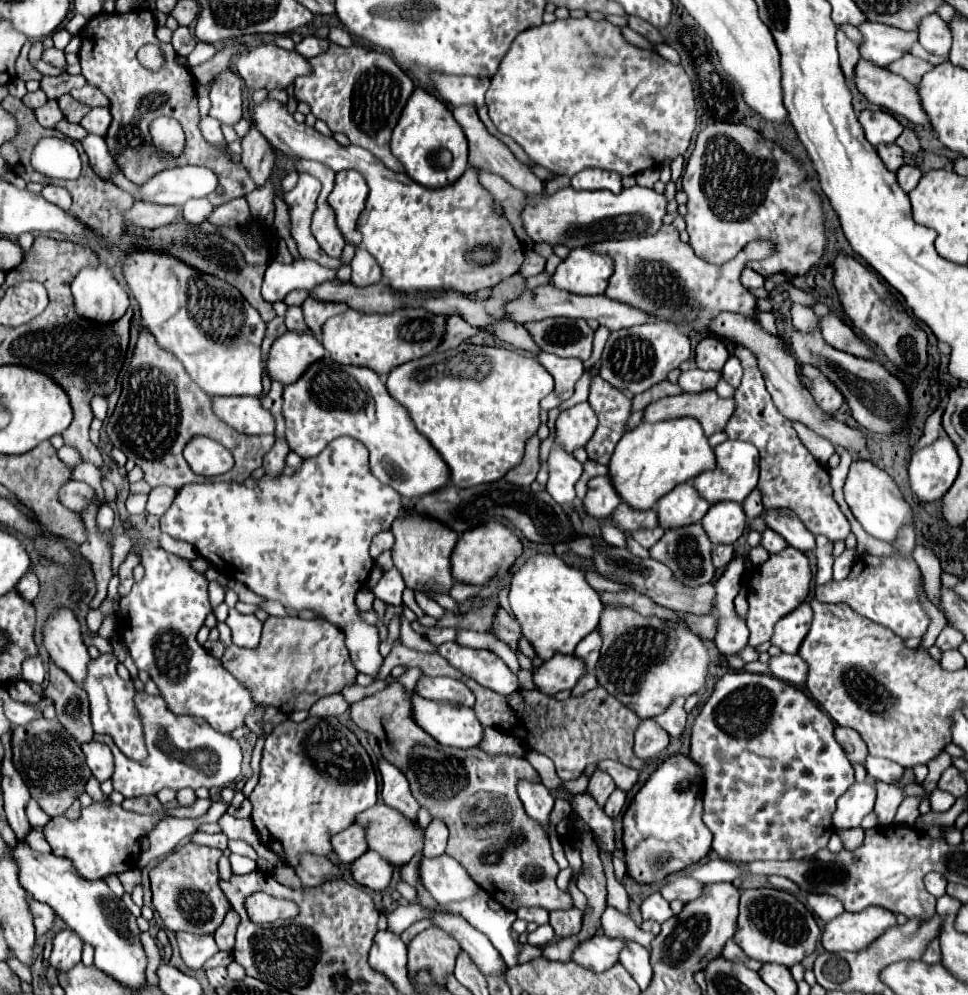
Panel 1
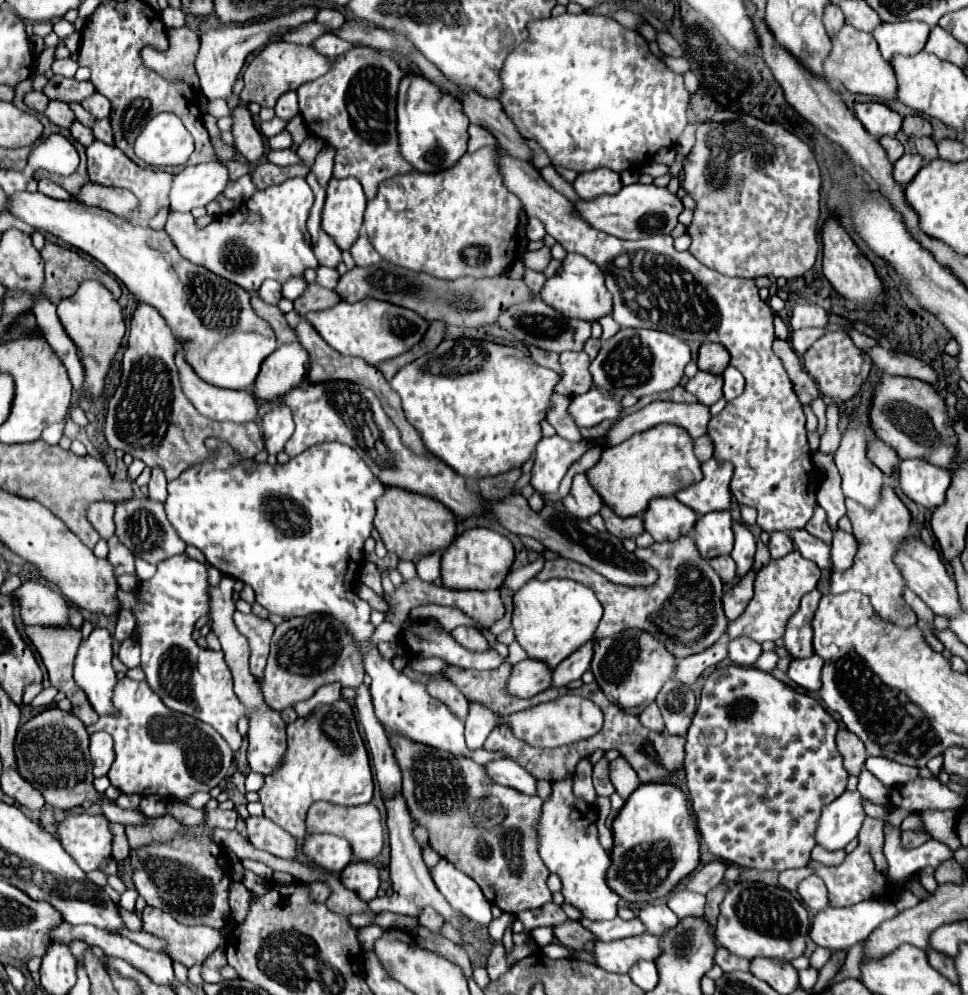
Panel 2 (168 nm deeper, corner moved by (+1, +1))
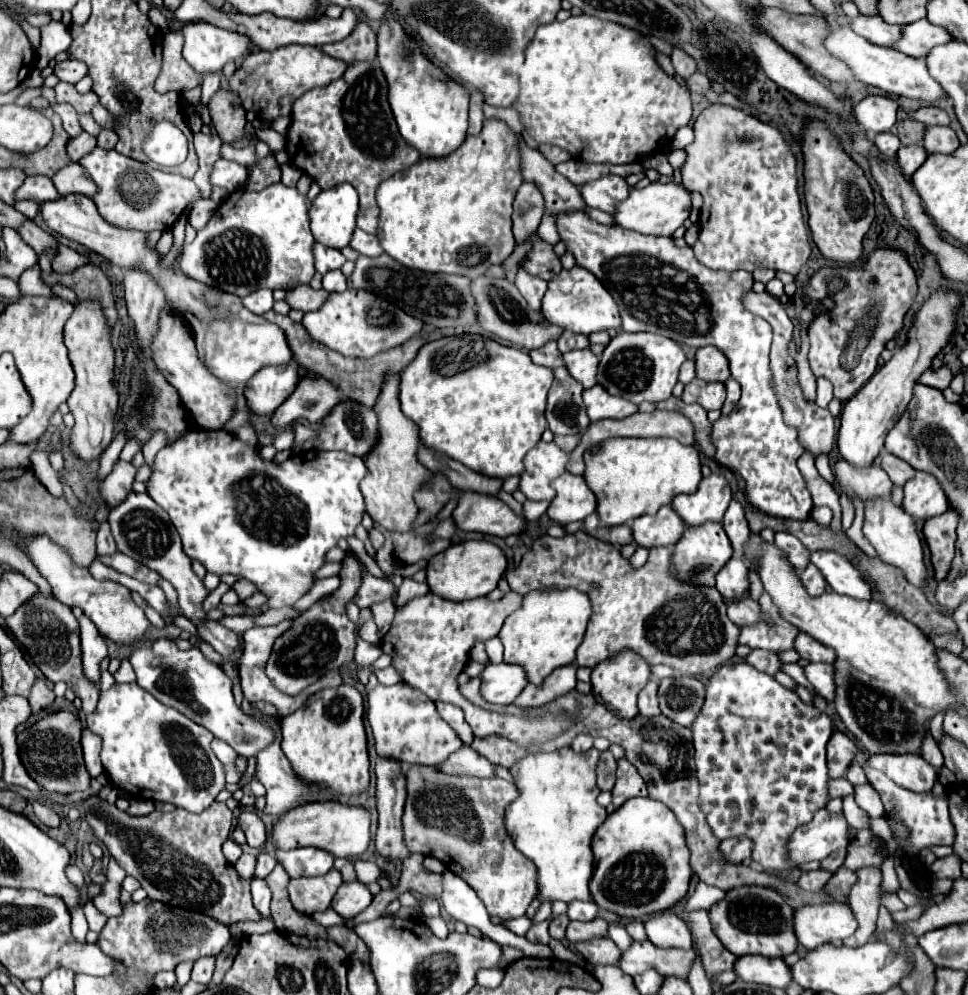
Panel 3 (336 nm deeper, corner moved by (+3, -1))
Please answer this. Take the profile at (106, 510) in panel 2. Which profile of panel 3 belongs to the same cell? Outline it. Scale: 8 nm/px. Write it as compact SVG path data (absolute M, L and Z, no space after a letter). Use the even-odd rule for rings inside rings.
M102 520L98 528L98 554L114 554L114 552L116 552L116 544L110 532L110 524Z

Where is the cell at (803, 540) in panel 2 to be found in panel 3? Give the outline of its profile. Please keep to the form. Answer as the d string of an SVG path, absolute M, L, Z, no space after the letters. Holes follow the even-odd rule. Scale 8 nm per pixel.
M816 550L810 552L810 562L822 572L824 580L838 594L848 594L852 598L872 600L870 586L860 578L858 570L838 552L832 550Z

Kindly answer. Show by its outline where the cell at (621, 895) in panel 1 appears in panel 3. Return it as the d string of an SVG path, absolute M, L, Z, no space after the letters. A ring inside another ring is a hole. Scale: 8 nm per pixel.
M630 920L624 928L626 928L626 932L628 932L634 940L642 940L642 938L646 938L646 932L644 932L644 924L642 924L642 920Z

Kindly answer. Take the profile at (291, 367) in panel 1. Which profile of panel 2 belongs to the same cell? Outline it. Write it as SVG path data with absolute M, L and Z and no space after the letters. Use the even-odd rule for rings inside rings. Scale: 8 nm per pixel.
M284 344L264 362L254 384L254 396L264 402L278 402L284 392L298 388L308 374L308 352L298 344Z

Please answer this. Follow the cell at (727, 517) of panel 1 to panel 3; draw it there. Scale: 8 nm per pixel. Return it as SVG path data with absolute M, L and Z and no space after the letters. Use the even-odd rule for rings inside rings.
M704 522L700 526L688 526L674 546L674 568L676 574L694 584L714 584L716 572L730 560L732 546L720 522Z

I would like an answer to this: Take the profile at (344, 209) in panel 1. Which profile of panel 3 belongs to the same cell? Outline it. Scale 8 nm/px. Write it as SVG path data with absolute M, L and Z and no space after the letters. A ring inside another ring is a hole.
M350 184L322 190L310 206L310 228L318 242L330 248L348 246L356 228L358 194Z

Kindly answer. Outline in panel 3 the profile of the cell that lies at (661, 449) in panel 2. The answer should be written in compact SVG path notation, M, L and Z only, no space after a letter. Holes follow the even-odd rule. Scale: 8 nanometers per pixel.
M610 438L596 454L586 454L586 484L596 494L598 514L606 526L654 514L678 494L696 492L702 480L698 450L674 438Z

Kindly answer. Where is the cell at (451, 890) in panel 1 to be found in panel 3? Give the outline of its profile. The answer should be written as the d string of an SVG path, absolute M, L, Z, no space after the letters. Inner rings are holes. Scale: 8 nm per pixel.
M444 870L444 872L442 872L442 898L440 898L440 900L442 900L444 910L446 910L454 920L460 920L460 922L464 922L466 926L478 928L478 930L480 930L484 936L488 936L490 940L494 940L494 942L498 942L498 944L508 944L508 946L520 948L520 950L524 952L524 956L532 956L532 958L550 958L550 956L552 956L552 950L550 950L548 946L544 946L544 944L532 944L532 942L528 942L526 938L516 936L516 934L510 932L508 928L492 924L492 922L490 922L490 914L486 912L486 906L482 904L482 900L480 900L478 894L474 892L474 888L470 888L460 876L456 876L456 874L450 872L450 870Z

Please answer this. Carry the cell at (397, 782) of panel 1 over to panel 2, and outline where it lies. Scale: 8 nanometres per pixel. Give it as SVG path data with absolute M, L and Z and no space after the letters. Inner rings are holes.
M396 794L392 800L386 802L388 808L388 830L390 830L390 846L392 846L392 860L390 860L390 878L406 878L406 882L396 882L398 886L394 888L394 894L388 898L388 908L390 912L398 912L398 914L406 914L406 916L418 916L420 910L424 906L432 906L436 908L446 922L452 922L454 928L460 928L460 920L462 916L450 908L450 904L444 900L444 896L440 896L438 888L434 886L432 878L430 878L430 870L426 868L424 860L422 860L422 850L416 844L414 836L412 836L412 828L416 826L414 820L410 818L410 812L406 808L406 802L402 798L402 794Z

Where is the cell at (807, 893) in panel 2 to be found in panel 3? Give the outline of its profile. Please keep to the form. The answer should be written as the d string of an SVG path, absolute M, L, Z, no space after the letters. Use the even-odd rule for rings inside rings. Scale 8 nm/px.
M814 870L814 872L802 872L802 876L798 878L798 886L806 892L820 892L822 886L826 884L826 878L830 878L828 872L822 870Z

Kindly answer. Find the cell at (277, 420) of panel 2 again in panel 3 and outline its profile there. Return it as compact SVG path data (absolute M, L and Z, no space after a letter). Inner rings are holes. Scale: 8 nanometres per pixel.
M302 378L292 396L272 414L270 424L276 430L284 430L296 418L302 418L302 414L312 414L312 422L318 422L318 418L322 418L322 414L326 414L326 410L338 402L338 398L340 392L334 390L334 386L330 386L330 382L324 378L318 382Z

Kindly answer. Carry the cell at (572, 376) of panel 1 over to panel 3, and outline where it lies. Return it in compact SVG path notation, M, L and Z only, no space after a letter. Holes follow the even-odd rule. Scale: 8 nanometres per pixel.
M572 350L564 354L564 364L574 380L582 384L582 388L592 388L596 384L596 366L598 356L586 350Z

